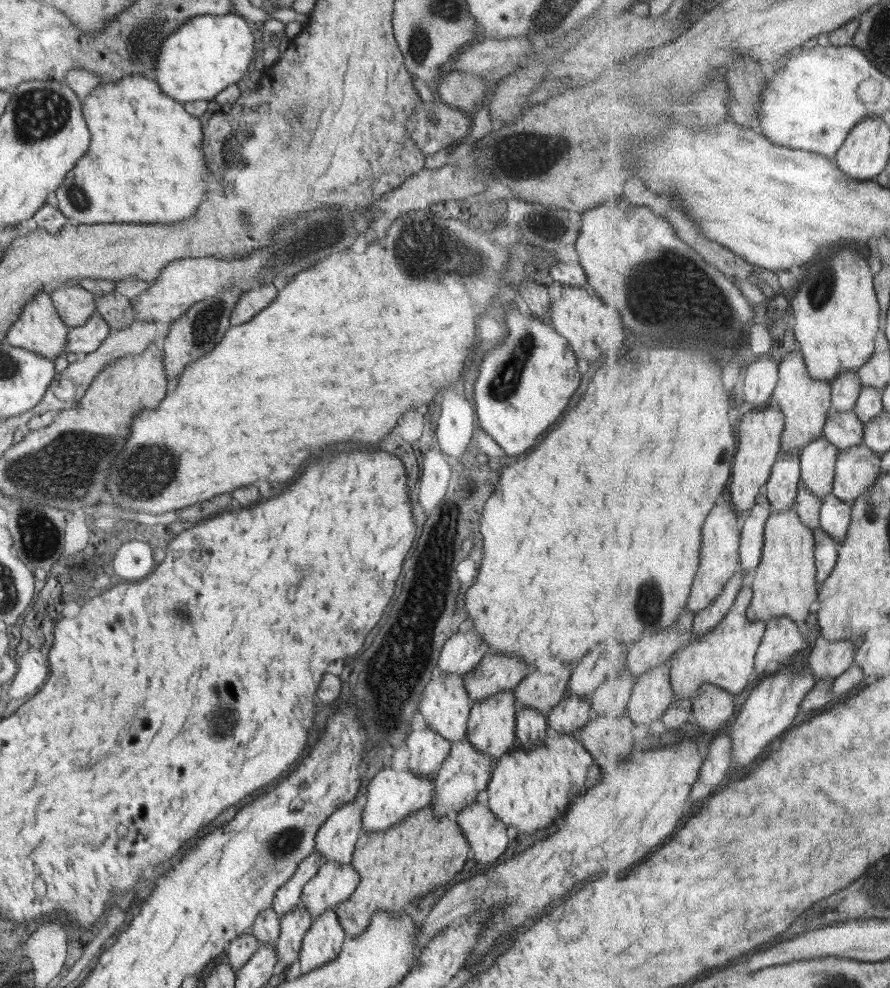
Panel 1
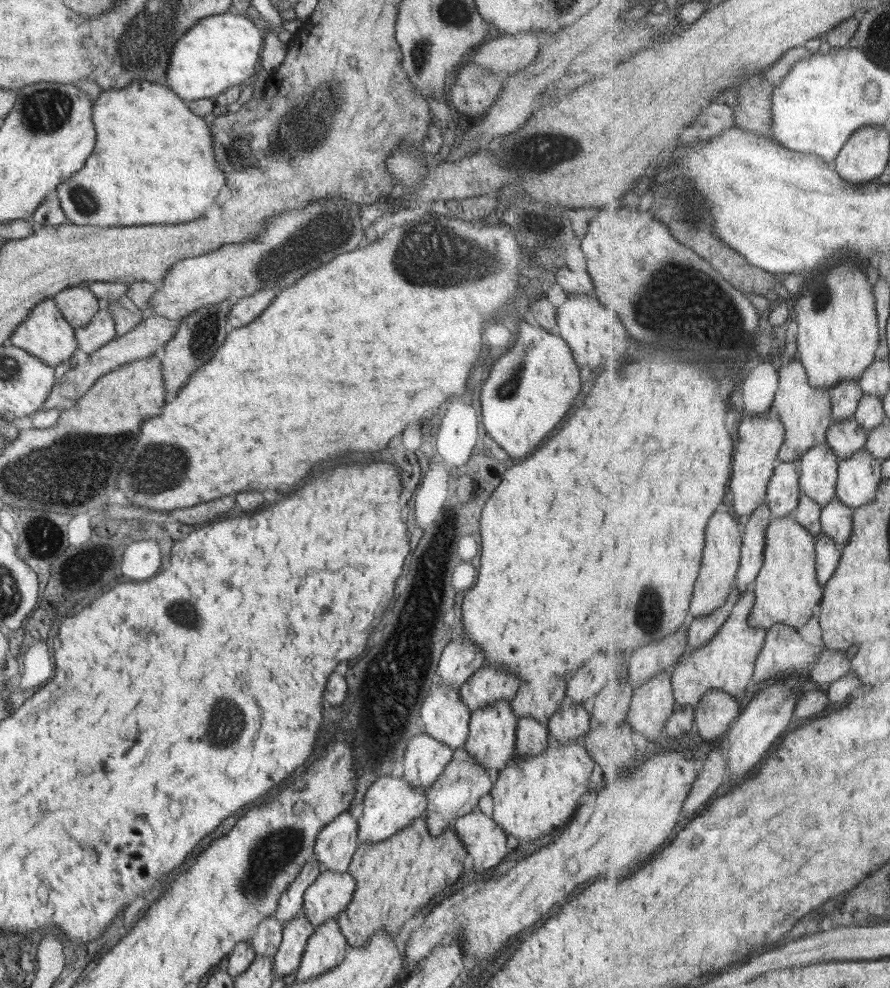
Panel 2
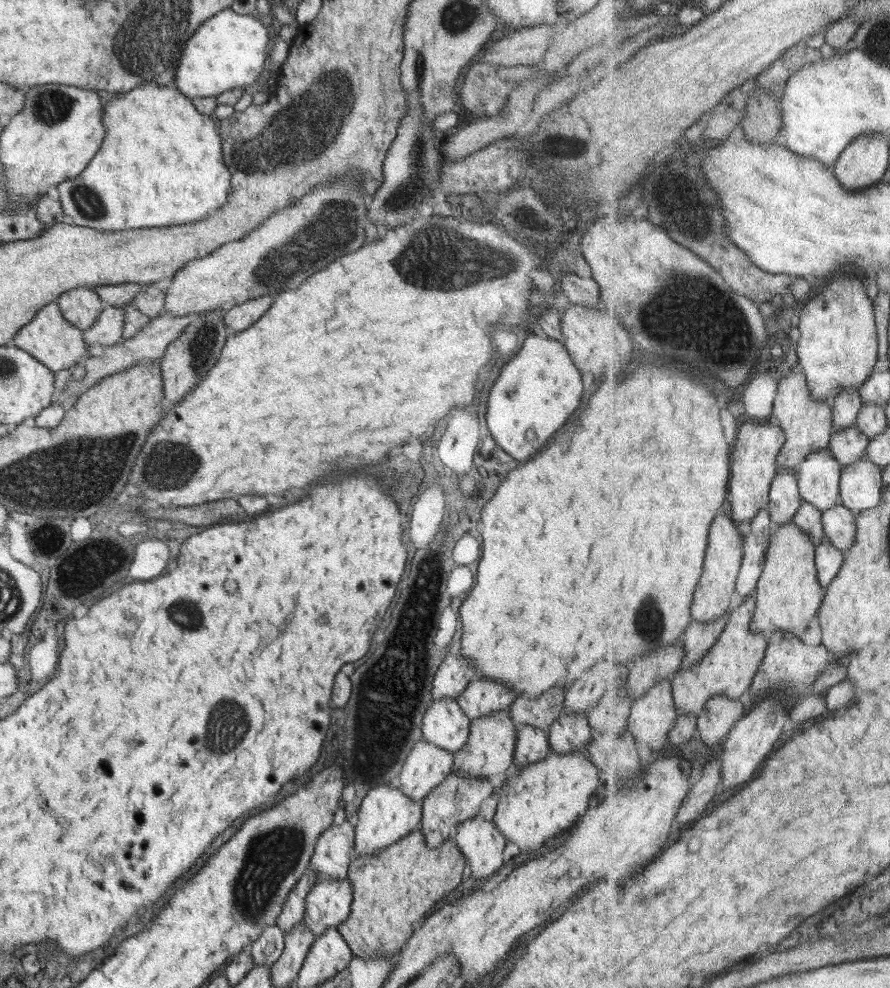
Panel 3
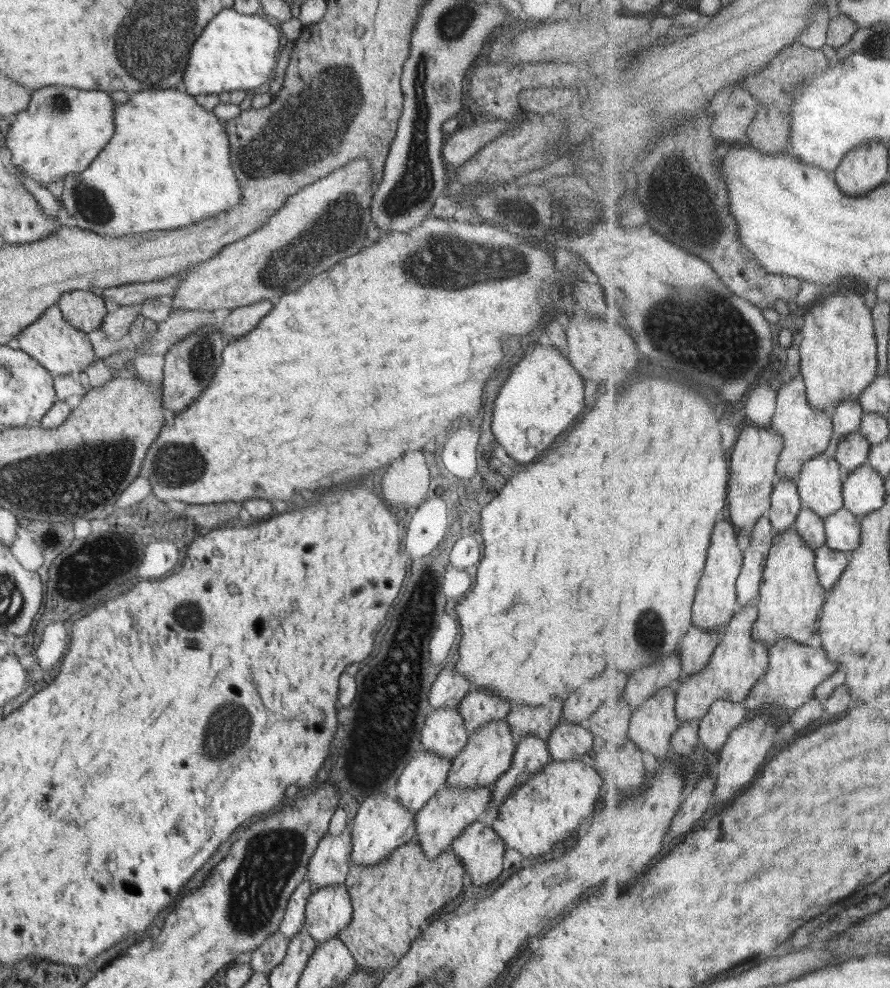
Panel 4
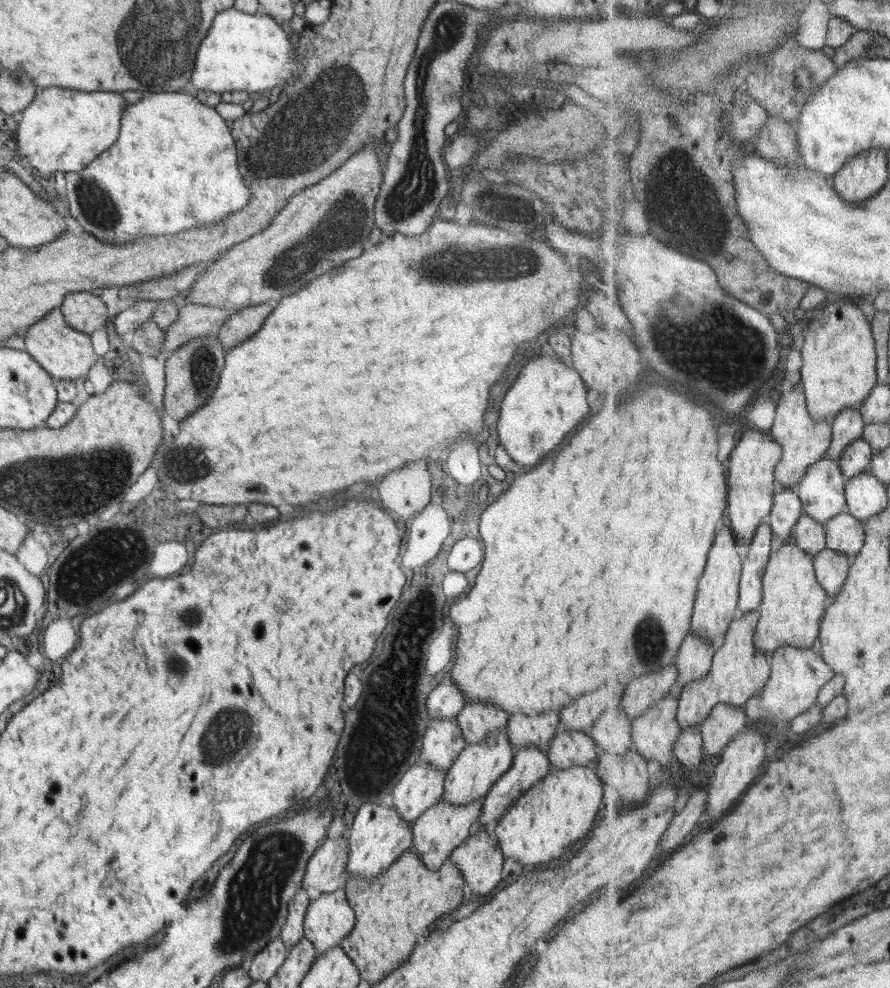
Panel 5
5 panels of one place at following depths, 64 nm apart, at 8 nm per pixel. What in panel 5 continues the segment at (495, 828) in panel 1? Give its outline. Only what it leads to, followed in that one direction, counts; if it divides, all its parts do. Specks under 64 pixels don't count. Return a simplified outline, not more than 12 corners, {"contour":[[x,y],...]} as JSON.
{"contour":[[474,827],[450,856],[477,895],[502,878],[502,849]]}

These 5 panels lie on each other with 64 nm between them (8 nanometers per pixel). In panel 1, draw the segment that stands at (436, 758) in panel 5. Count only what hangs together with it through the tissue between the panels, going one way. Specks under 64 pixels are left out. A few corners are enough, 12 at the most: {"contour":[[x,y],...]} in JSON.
{"contour":[[434,675],[418,711],[450,742],[466,739],[464,676]]}

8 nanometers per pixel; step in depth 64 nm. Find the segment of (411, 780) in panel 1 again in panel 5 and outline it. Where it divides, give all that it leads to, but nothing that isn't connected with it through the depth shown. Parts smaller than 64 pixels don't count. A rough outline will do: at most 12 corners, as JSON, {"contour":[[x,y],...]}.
{"contour":[[362,804],[346,876],[372,879],[412,847],[392,806]]}

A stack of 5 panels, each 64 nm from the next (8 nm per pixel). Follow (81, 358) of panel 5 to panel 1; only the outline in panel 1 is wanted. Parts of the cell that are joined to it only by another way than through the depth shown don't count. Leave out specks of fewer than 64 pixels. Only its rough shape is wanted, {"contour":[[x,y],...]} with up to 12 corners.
{"contour":[[38,291],[5,340],[56,360],[69,327]]}

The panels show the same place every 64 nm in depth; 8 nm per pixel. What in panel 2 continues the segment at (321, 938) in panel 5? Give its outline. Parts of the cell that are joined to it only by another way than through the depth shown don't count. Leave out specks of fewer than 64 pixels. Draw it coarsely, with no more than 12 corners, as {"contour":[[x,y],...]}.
{"contour":[[322,869],[304,891],[303,912],[314,929],[338,918],[356,879]]}

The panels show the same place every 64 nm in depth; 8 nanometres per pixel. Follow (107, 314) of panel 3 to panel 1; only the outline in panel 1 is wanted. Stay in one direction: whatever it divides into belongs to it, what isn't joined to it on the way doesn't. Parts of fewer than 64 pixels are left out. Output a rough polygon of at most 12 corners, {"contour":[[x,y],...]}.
{"contour":[[94,314],[82,326],[71,327],[67,352],[94,352],[111,332]]}

